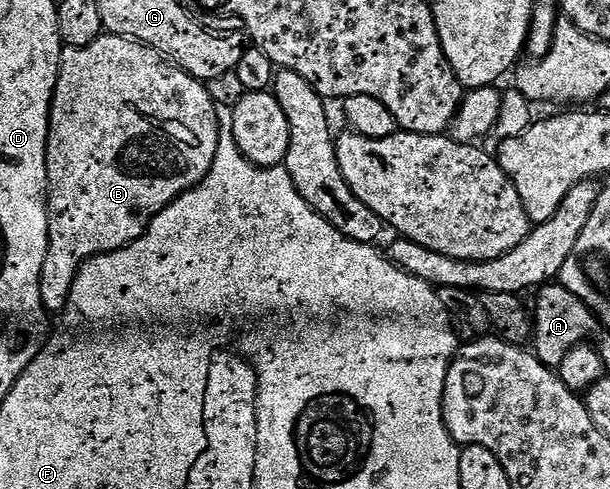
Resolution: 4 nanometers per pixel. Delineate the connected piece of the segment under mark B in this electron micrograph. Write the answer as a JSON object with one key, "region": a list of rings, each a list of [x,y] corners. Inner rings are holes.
{"region":[[[102,33],[91,44],[83,48],[65,46],[61,52],[59,80],[53,93],[53,103],[49,113],[49,139],[47,140],[47,184],[49,185],[49,243],[47,256],[43,260],[43,272],[39,284],[39,296],[43,300],[46,311],[64,311],[71,284],[79,272],[79,268],[87,260],[100,254],[115,252],[143,236],[149,231],[151,220],[163,212],[184,190],[197,186],[207,176],[211,164],[215,160],[215,148],[219,148],[219,124],[217,123],[217,107],[213,105],[211,96],[205,91],[205,83],[193,78],[185,70],[181,70],[166,60],[157,51],[144,46],[142,42],[134,42],[132,38],[121,38],[117,34]]]}

